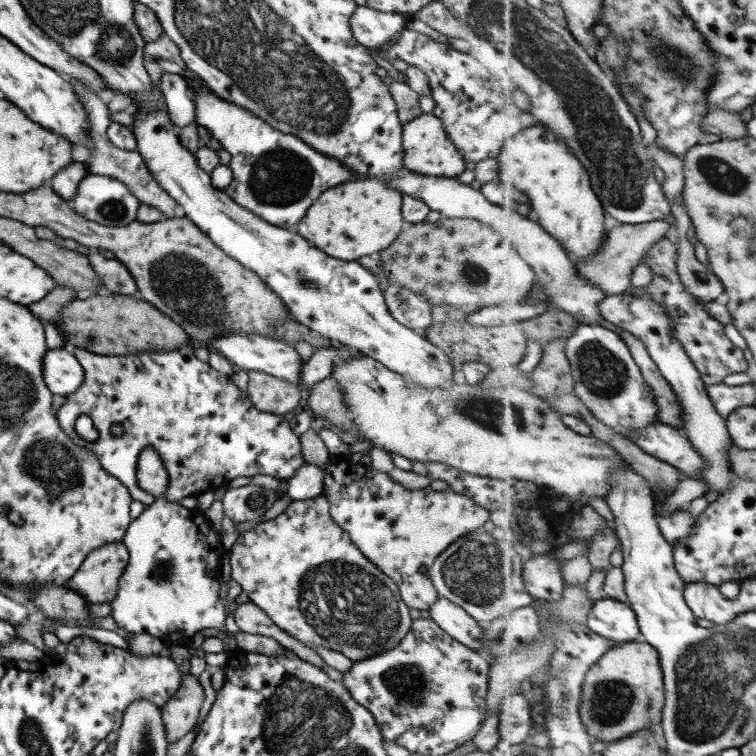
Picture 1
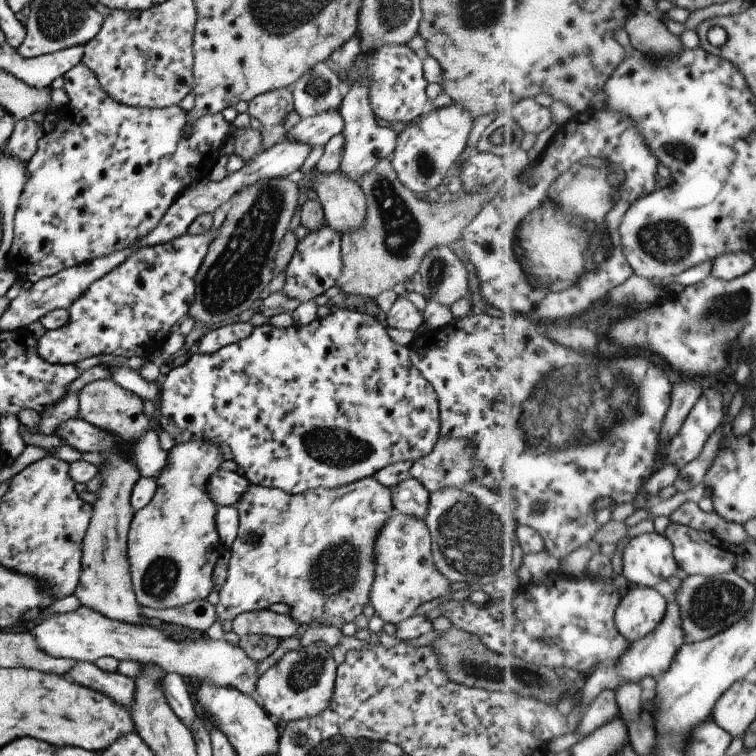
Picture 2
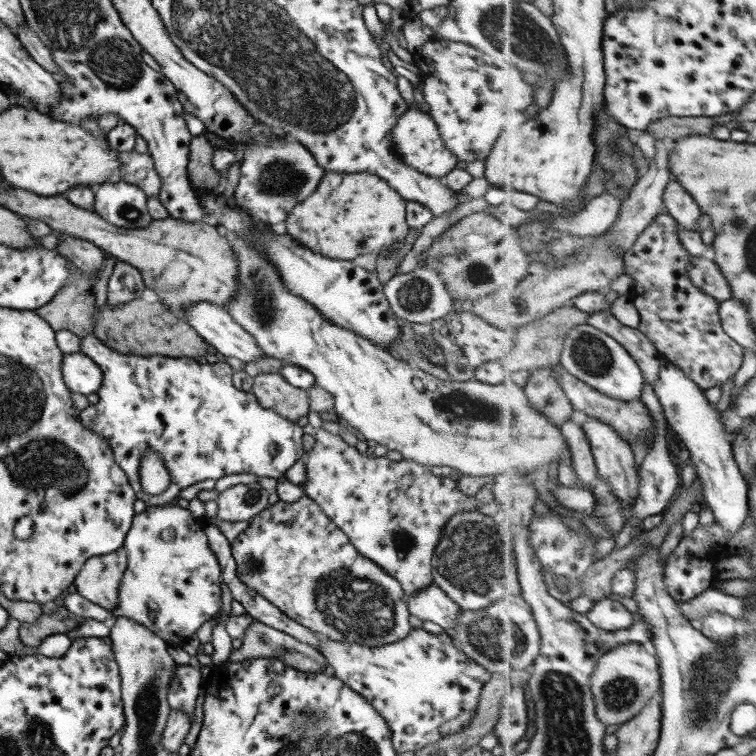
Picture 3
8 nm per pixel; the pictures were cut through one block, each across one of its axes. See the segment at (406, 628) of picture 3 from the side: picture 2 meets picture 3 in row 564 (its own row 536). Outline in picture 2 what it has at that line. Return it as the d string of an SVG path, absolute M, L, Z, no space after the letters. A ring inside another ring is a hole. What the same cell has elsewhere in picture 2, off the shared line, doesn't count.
M374 476L335 489L322 490L322 496L318 496L313 491L293 495L292 493L287 493L274 487L264 487L262 484L252 485L243 494L236 508L239 514L239 531L229 549L231 559L229 560L227 568L227 577L225 583L218 590L220 601L215 605L217 619L221 623L224 620L234 620L239 614L248 611L268 609L270 604L277 602L283 602L286 606L290 607L289 615L299 625L308 624L311 628L335 627L336 629L342 630L342 626L346 622L354 622L362 614L364 606L370 603L370 589L375 579L375 542L378 533L386 524L386 521L394 510L392 491L390 488L378 482Z

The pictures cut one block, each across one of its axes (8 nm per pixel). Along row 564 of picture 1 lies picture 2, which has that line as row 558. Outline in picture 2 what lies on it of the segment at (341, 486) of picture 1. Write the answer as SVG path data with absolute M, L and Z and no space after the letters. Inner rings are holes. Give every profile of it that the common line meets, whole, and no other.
M393 510L375 542L375 579L369 602L384 624L398 625L415 617L416 610L439 596L452 593L452 584L433 563L432 540L428 525L420 519Z

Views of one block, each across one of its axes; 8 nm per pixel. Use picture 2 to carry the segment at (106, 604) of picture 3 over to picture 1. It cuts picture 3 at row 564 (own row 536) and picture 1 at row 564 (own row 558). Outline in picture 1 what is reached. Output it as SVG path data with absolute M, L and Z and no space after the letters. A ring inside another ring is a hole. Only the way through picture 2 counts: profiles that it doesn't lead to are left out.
M122 541L100 546L87 554L69 586L89 603L111 603L128 563L129 552Z

